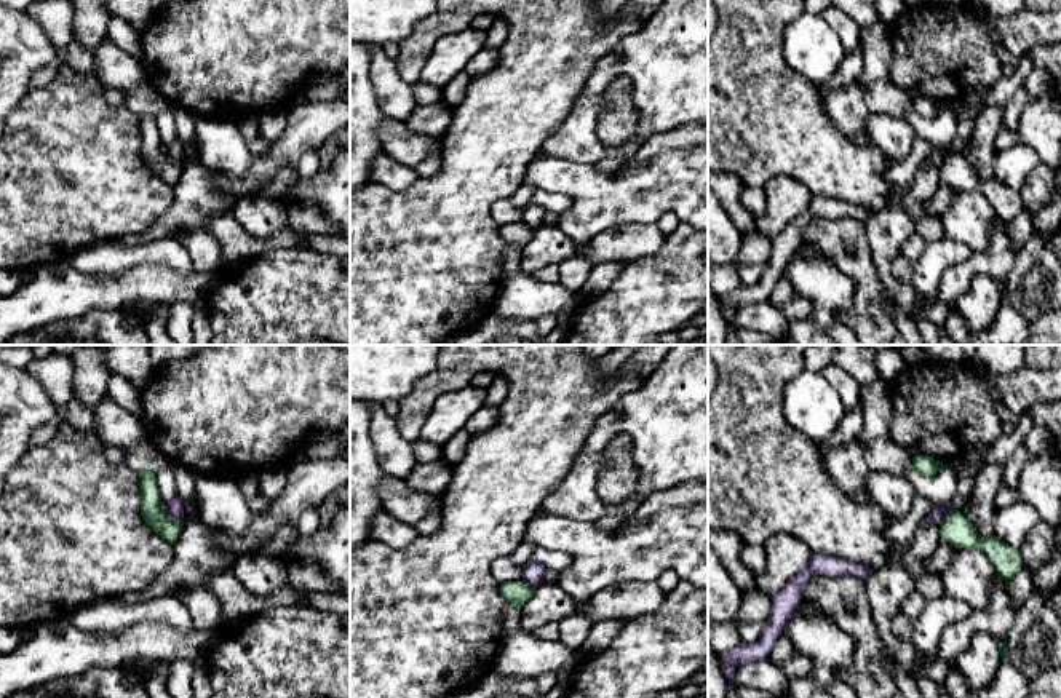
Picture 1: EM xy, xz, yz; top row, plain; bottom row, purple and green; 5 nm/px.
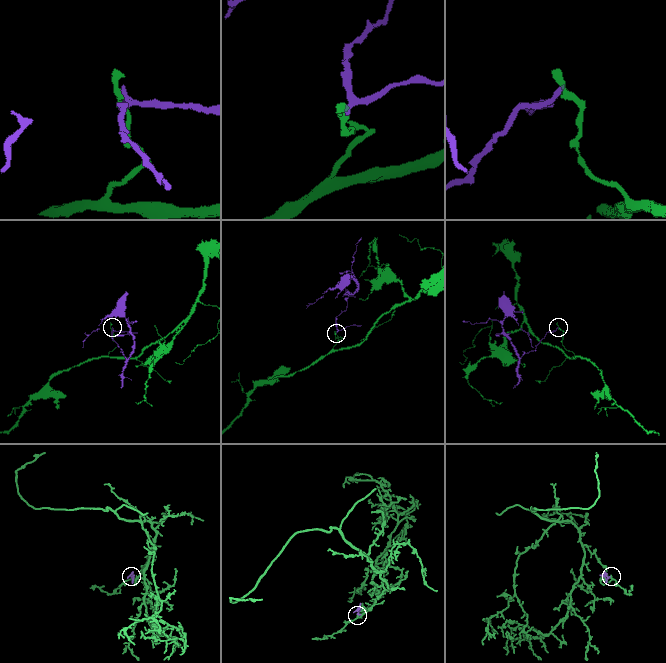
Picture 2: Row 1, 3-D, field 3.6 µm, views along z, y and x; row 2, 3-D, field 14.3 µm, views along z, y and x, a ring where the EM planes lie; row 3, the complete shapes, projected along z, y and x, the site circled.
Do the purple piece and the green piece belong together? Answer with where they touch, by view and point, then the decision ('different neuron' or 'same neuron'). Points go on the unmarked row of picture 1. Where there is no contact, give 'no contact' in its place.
xy (173, 160) | different neuron

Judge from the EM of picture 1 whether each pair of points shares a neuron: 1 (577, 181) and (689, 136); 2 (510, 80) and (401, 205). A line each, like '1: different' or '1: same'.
1: different
2: same

